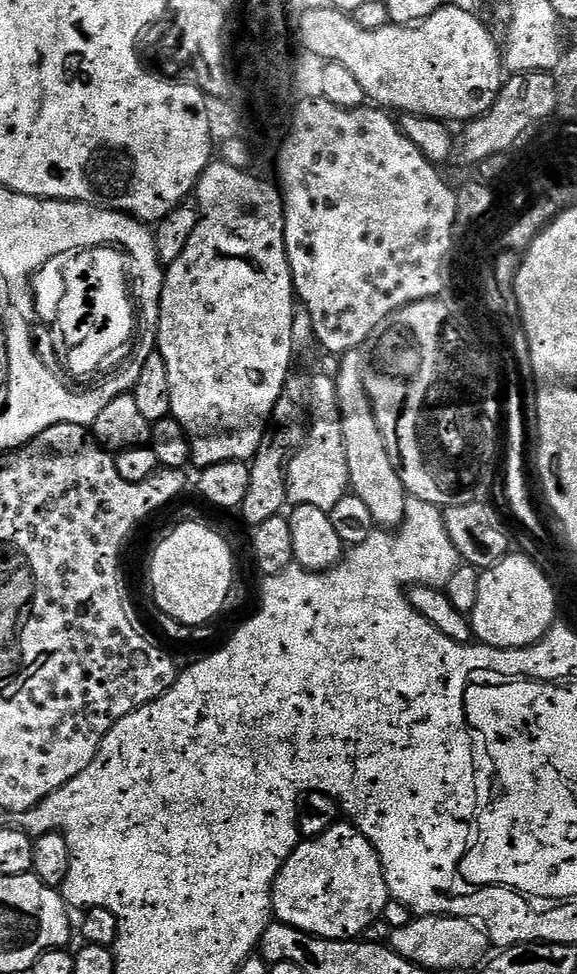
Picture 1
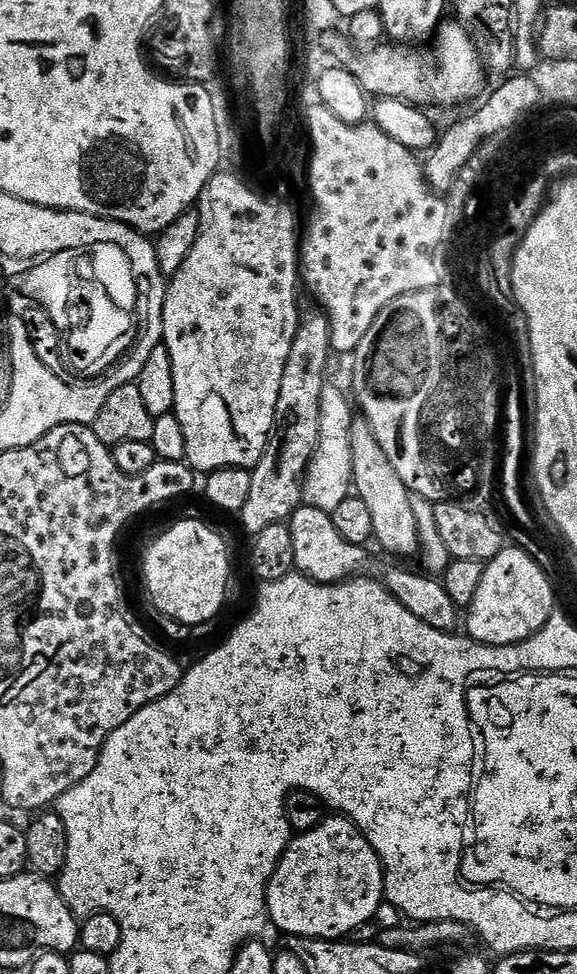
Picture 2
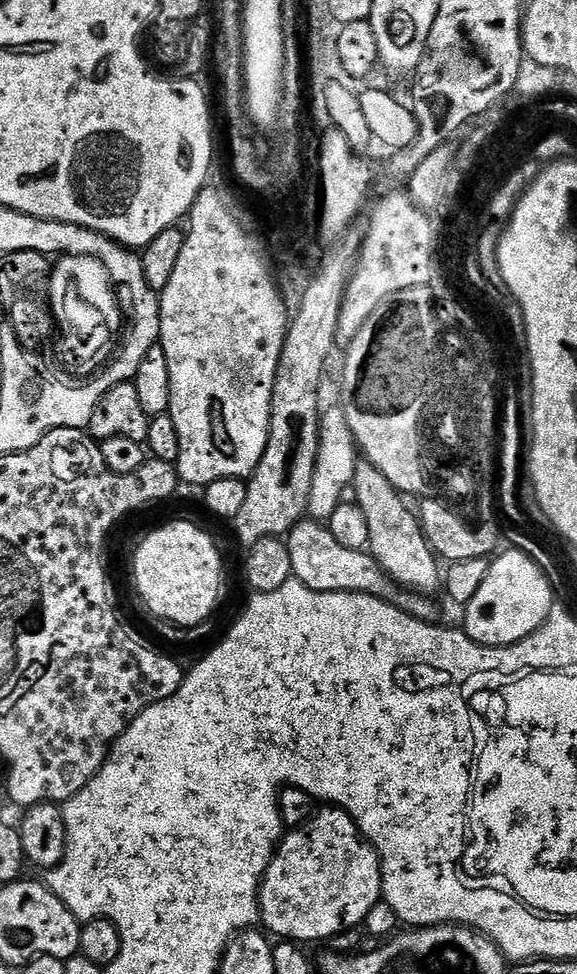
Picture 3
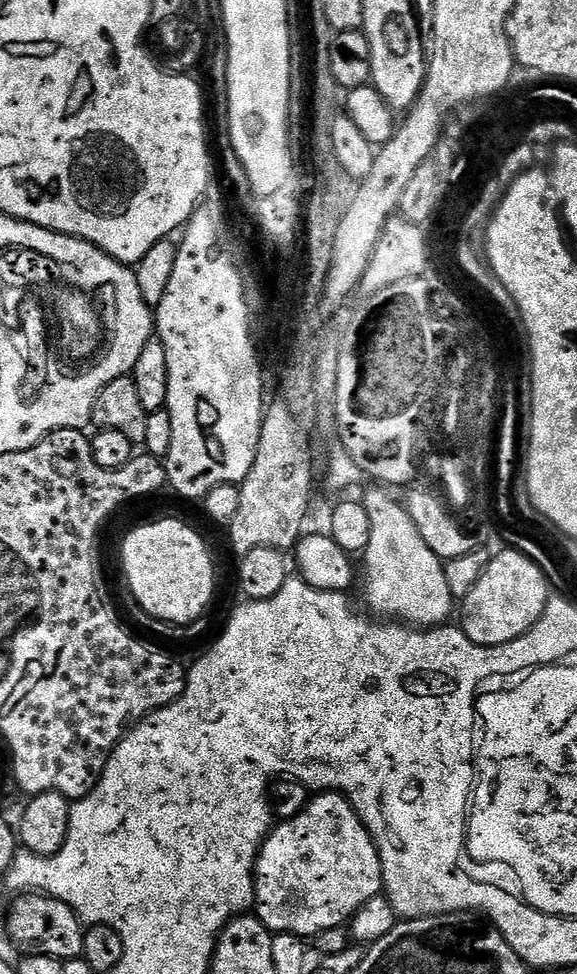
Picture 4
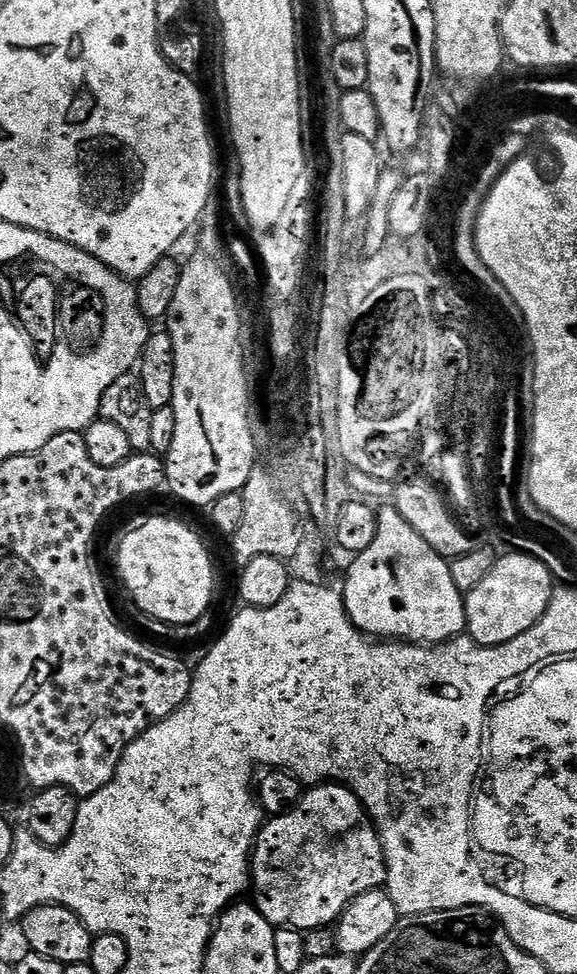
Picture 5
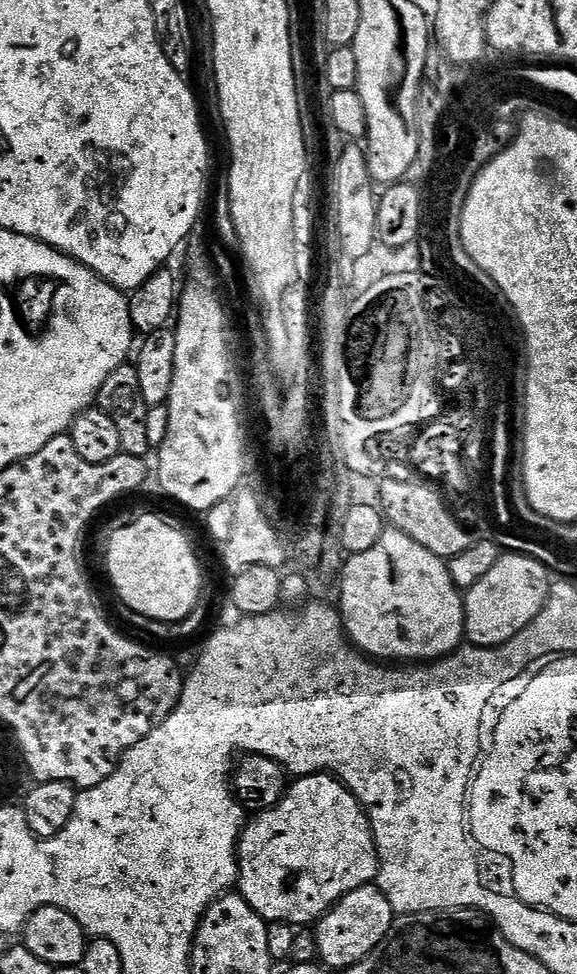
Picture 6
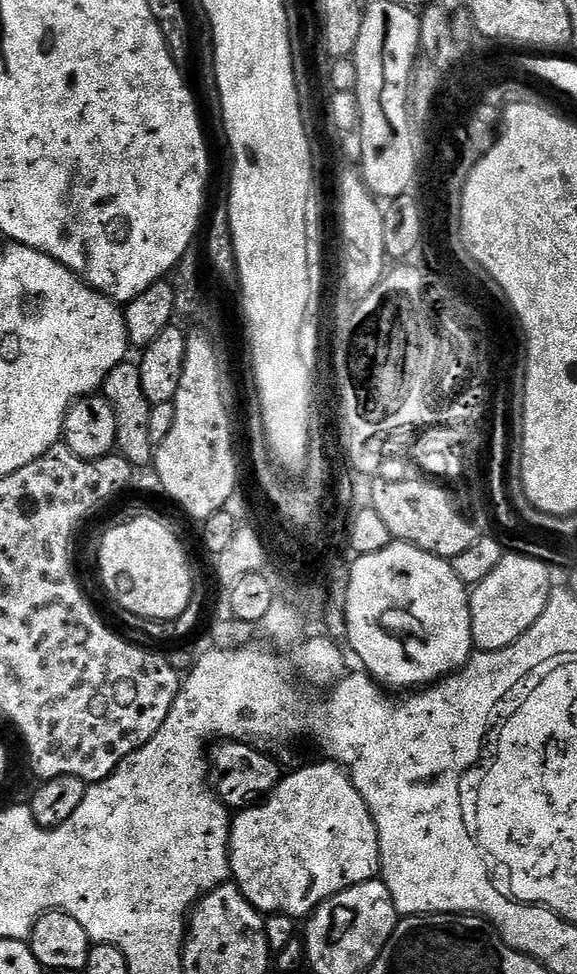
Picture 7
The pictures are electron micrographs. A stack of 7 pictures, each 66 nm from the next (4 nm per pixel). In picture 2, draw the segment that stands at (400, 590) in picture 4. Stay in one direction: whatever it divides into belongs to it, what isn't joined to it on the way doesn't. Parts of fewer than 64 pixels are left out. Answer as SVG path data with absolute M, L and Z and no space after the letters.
M356 422L351 428L353 472L351 487L355 495L366 504L367 511L373 522L375 543L380 543L388 552L396 556L417 555L420 546L420 527L416 521L413 507L410 506L411 492L398 478L394 466L390 466L390 458L378 446L374 434L367 423Z

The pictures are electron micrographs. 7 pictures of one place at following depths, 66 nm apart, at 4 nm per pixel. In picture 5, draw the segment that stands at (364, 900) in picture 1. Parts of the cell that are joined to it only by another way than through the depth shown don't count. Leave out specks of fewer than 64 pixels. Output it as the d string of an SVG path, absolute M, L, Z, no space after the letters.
M325 782L309 787L289 812L273 815L269 820L272 821L269 824L267 821L261 827L252 846L250 888L253 893L256 891L256 897L254 897L256 908L276 928L294 928L298 932L305 933L312 929L322 929L335 925L336 921L340 919L340 915L350 906L350 902L354 902L354 898L358 898L367 892L375 892L384 884L386 866L384 865L384 851L380 845L380 836L376 833L376 827L368 819L363 804L360 803L360 799L356 797L356 793L352 791L351 787L339 782Z

